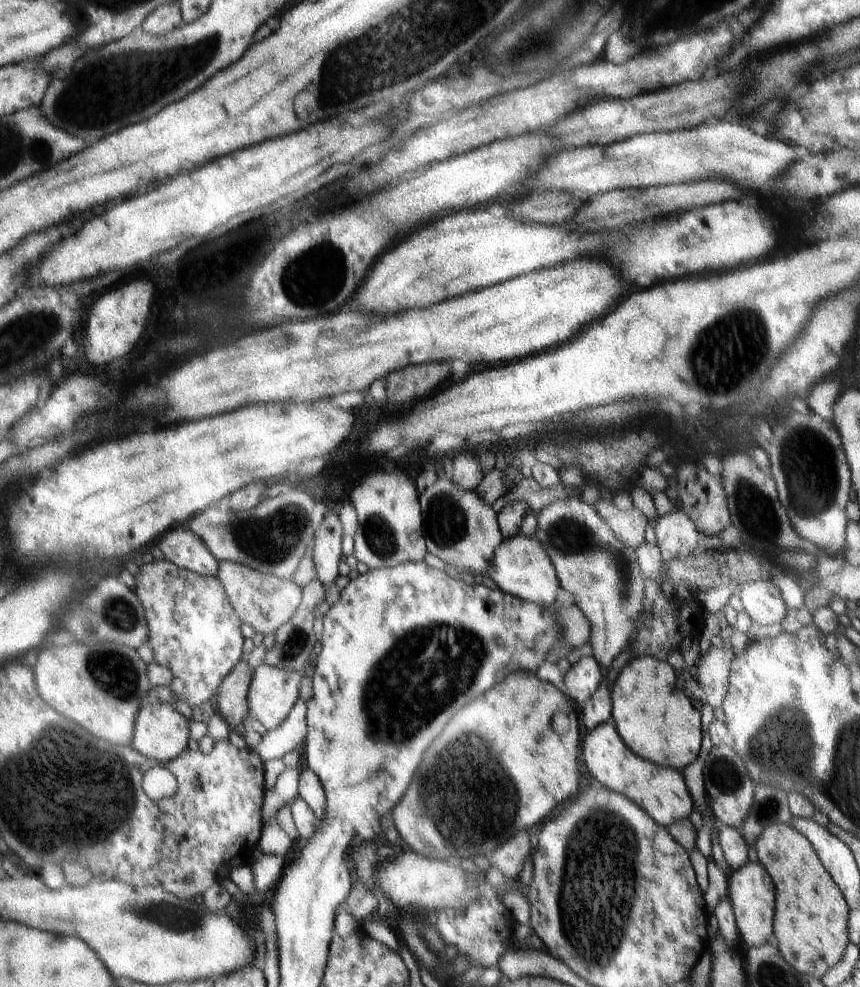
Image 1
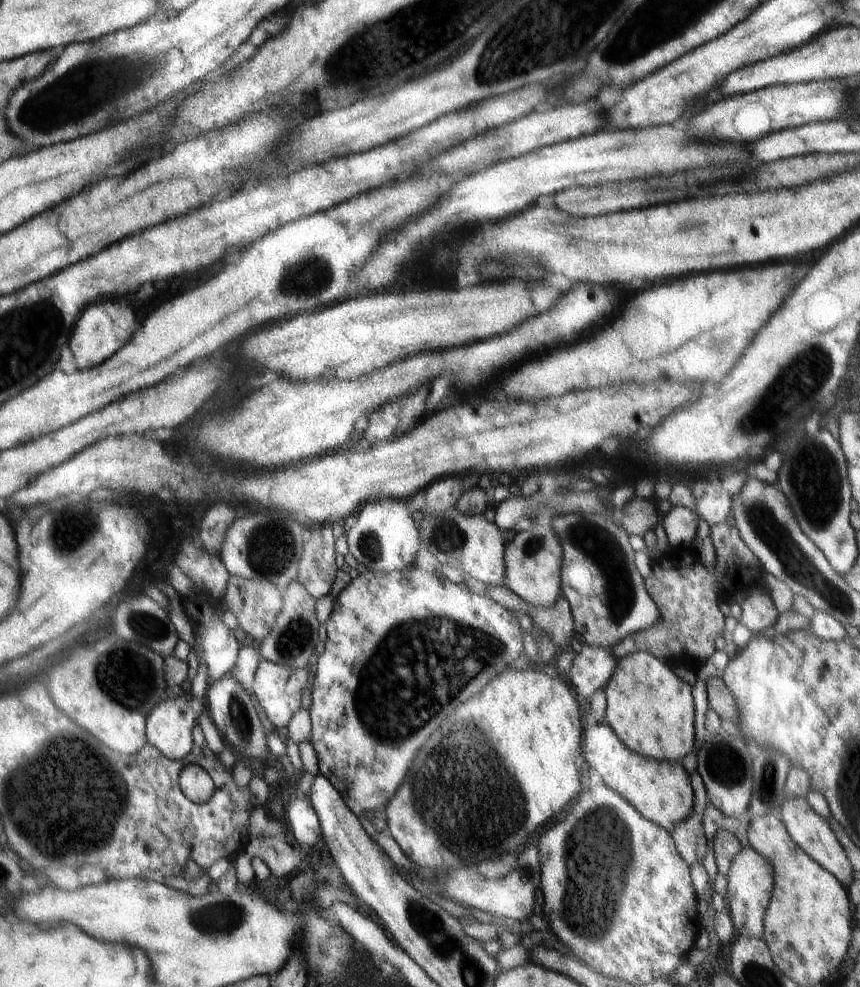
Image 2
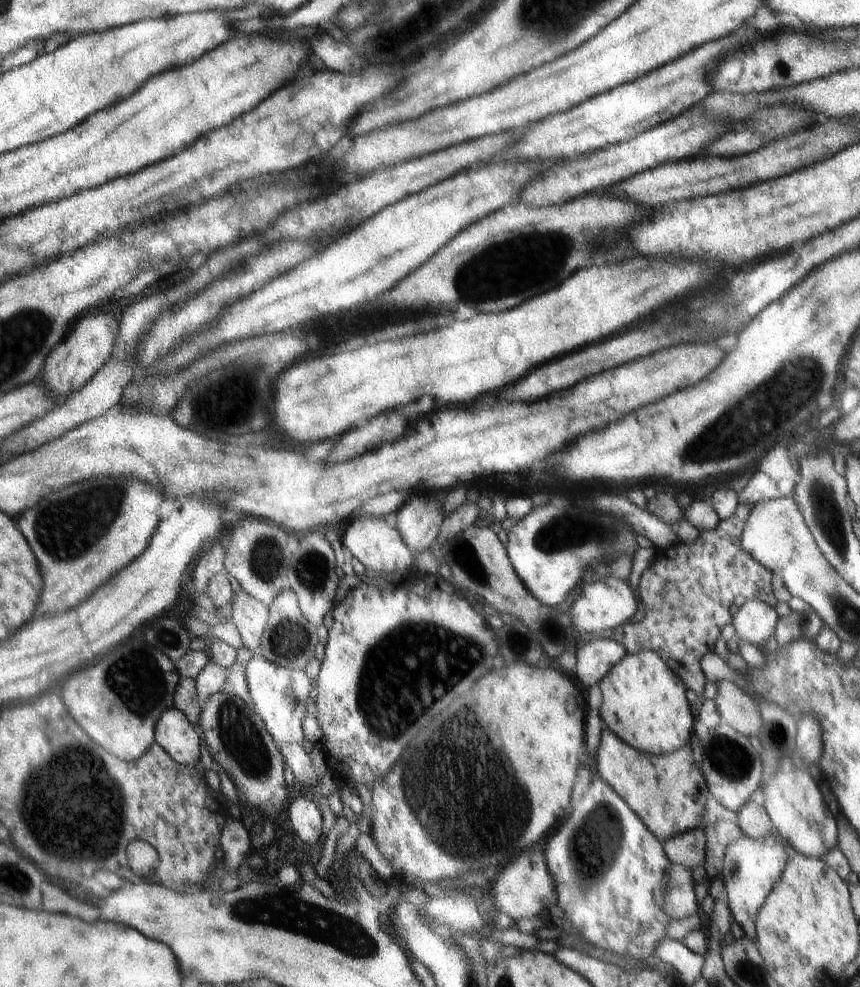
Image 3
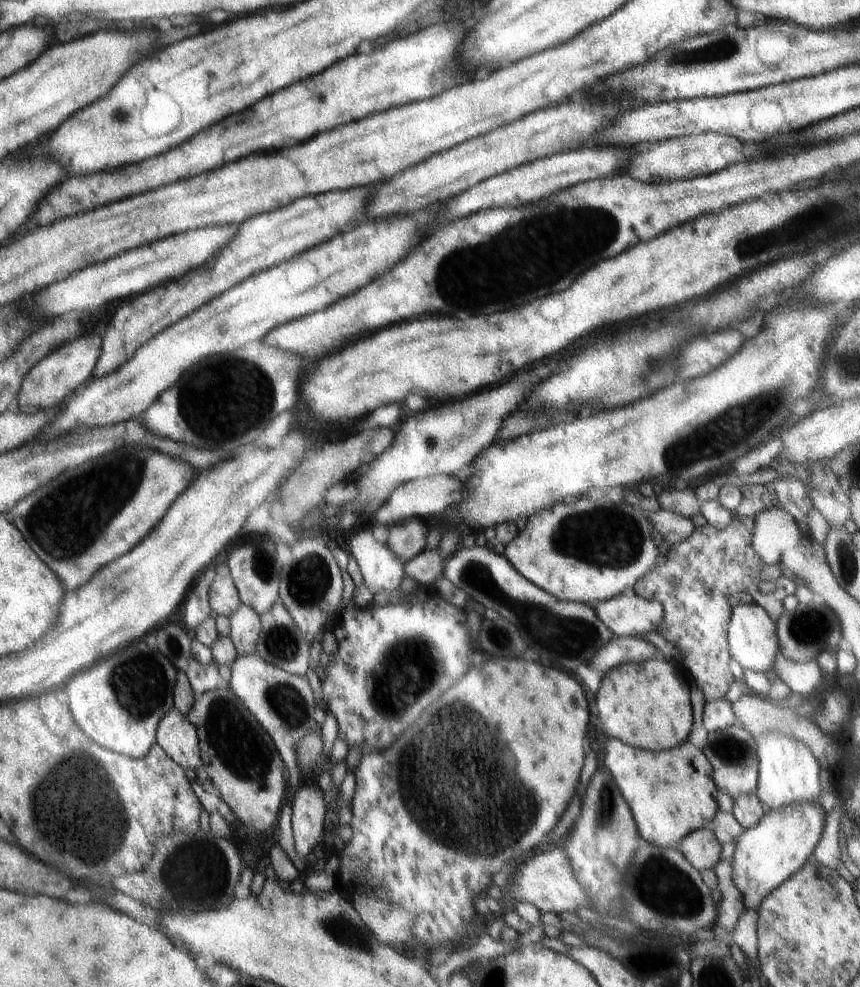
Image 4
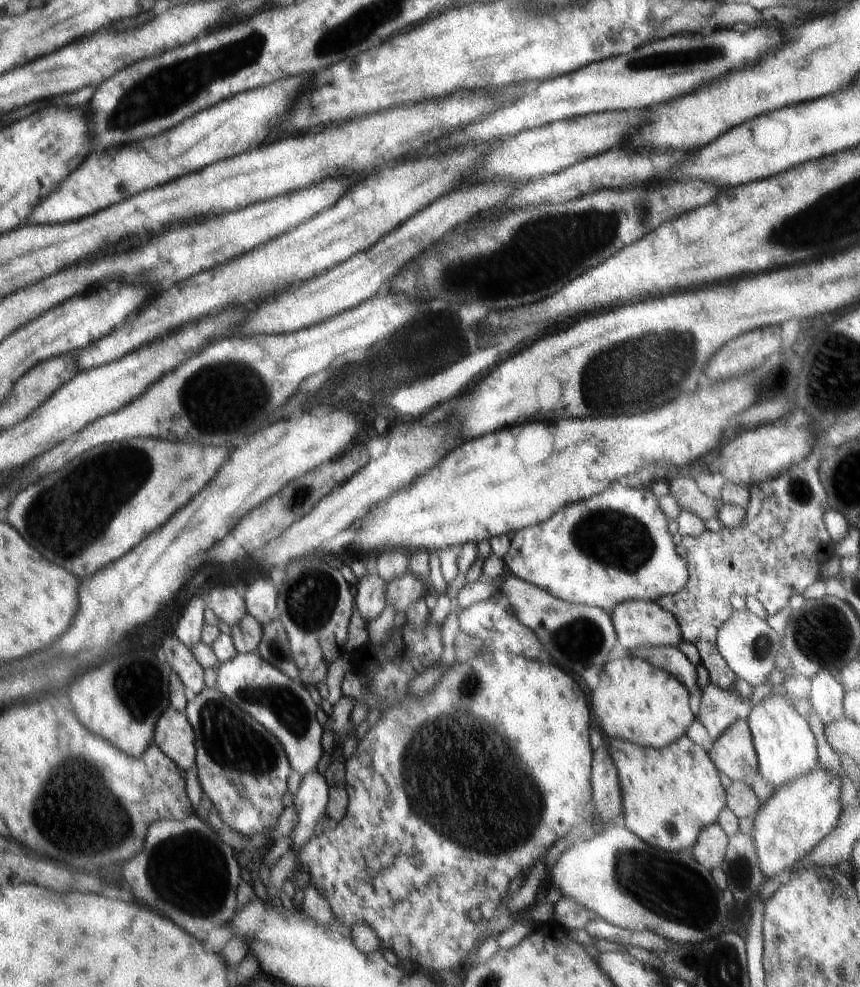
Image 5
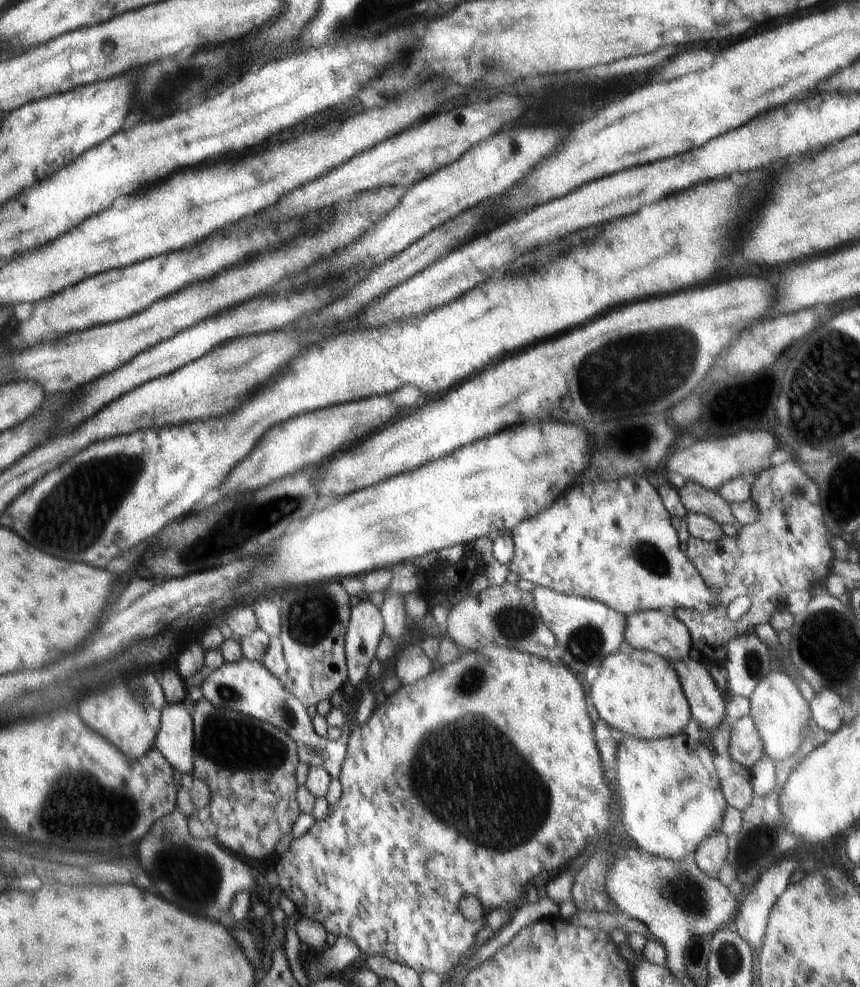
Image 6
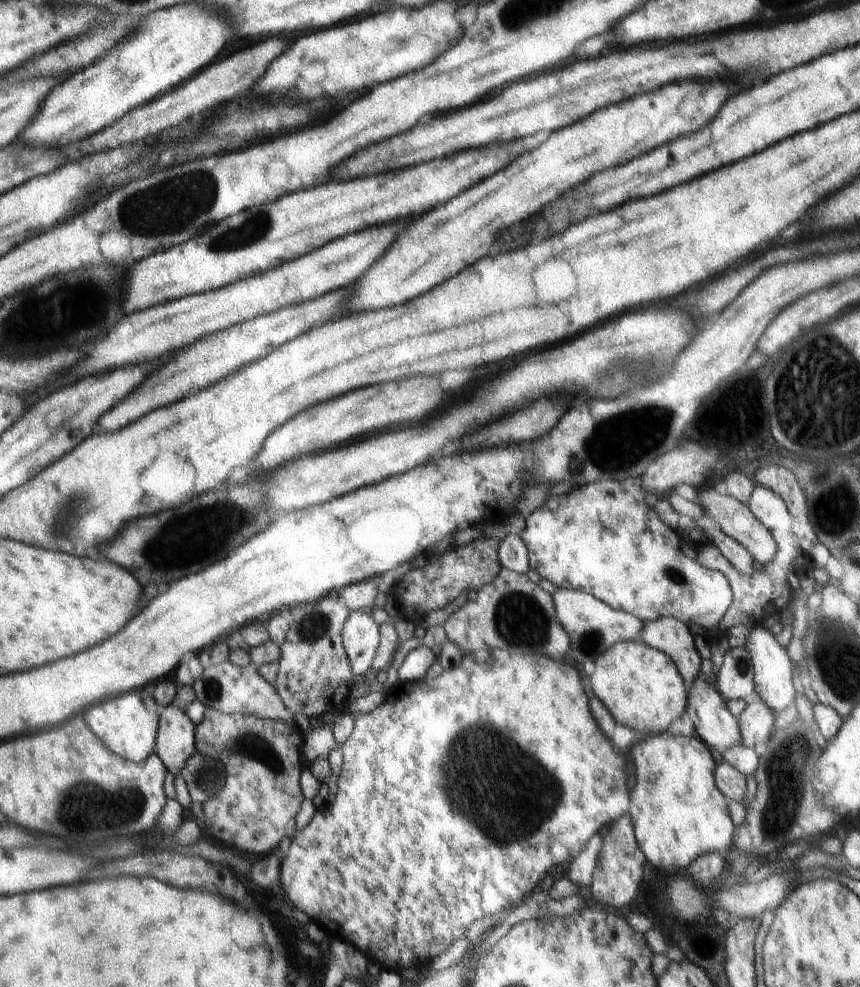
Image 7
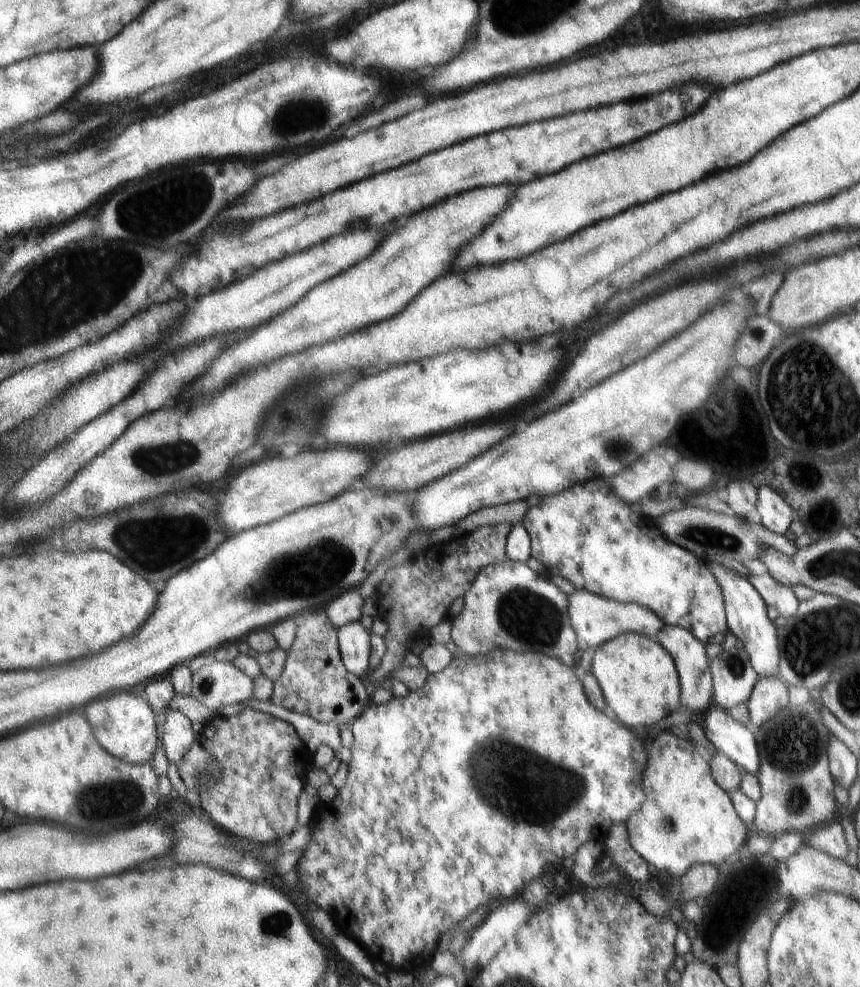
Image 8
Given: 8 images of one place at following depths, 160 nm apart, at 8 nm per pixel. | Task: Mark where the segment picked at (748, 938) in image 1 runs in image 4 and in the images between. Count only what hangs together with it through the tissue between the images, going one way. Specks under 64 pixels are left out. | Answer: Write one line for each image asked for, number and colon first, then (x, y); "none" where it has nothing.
2: (750, 881)
3: (751, 867)
4: (766, 855)

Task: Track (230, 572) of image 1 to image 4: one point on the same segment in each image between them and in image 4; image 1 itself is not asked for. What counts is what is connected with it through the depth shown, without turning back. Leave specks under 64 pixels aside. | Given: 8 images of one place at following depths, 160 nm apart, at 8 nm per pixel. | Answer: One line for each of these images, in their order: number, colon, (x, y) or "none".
2: (256, 604)
3: (249, 615)
4: (245, 630)

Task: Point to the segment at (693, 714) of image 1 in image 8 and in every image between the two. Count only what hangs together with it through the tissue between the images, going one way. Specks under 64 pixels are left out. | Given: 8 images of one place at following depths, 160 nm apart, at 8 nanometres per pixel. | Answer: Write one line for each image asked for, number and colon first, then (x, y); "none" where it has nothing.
2: (650, 704)
3: (644, 703)
4: (647, 705)
5: (634, 700)
6: (638, 692)
7: (641, 687)
8: (638, 678)

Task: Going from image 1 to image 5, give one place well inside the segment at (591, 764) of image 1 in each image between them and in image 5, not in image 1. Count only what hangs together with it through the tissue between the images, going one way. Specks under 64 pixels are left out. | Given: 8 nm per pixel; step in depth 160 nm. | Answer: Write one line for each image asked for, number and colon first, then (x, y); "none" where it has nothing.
2: (661, 791)
3: (667, 791)
4: (672, 793)
5: (669, 795)

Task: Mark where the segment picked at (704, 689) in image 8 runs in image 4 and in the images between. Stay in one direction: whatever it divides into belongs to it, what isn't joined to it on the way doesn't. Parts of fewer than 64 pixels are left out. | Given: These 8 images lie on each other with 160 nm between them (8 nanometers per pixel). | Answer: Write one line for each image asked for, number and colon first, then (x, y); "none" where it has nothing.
4: (626, 616)
5: (637, 623)
6: (660, 632)
7: (674, 638)

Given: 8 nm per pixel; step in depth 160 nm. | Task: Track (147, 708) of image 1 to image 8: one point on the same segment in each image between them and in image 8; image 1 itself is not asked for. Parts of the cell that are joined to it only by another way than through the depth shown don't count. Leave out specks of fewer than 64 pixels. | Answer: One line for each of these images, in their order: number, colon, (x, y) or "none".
2: (169, 729)
3: (174, 733)
4: (178, 737)
5: (175, 734)
6: (175, 740)
7: (176, 743)
8: (178, 734)

